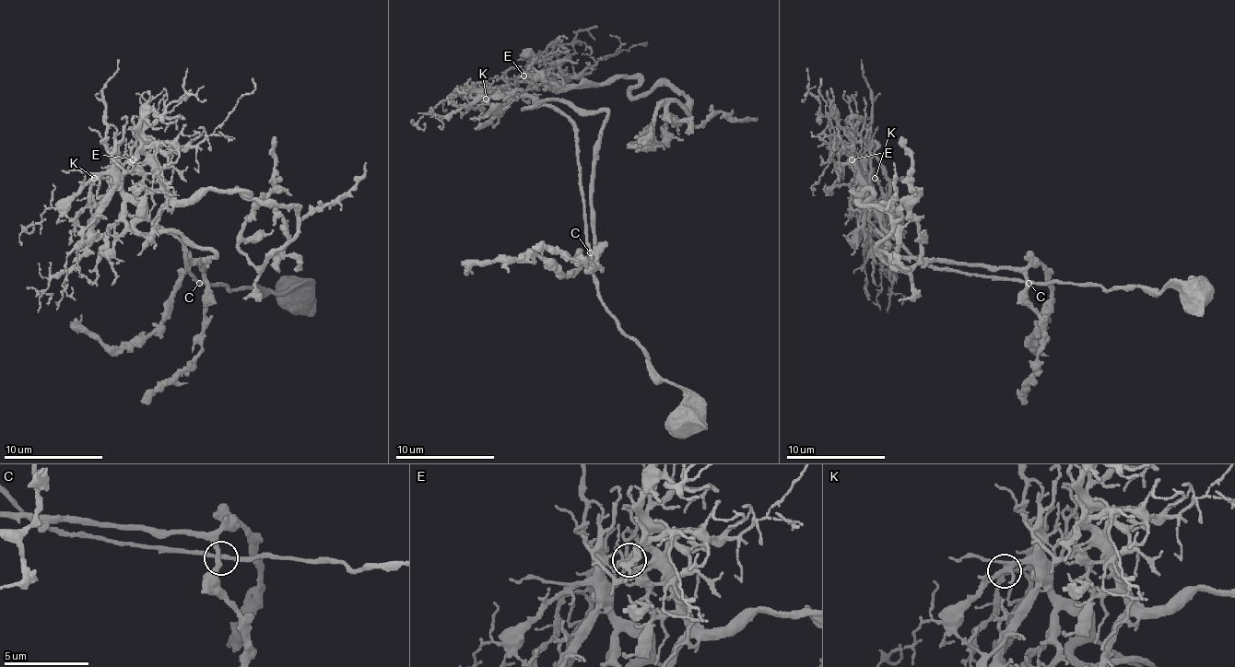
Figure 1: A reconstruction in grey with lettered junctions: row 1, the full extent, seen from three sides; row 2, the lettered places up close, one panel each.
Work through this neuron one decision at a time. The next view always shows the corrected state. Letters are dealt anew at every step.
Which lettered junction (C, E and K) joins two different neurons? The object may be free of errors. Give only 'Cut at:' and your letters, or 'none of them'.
Cut at: E

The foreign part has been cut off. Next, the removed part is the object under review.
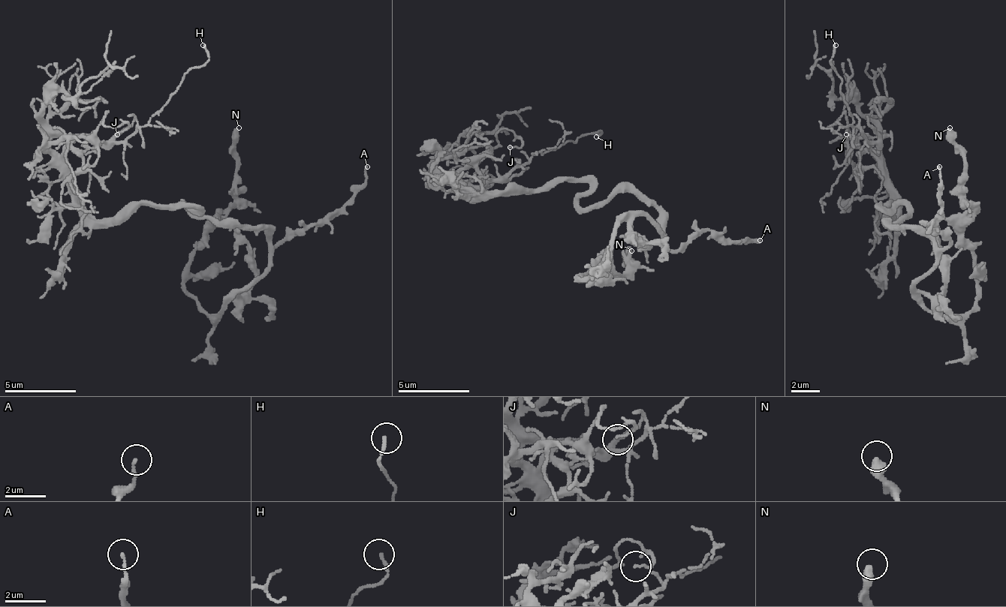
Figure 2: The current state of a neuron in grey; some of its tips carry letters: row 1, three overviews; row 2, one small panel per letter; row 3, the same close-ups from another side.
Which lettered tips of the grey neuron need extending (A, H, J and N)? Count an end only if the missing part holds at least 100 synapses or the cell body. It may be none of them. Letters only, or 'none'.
none

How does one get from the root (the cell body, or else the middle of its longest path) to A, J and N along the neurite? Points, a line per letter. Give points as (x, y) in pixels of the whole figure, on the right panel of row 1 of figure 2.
A: (900, 217), (889, 223), (921, 231), (939, 248), (950, 245), (932, 223), (939, 209), (939, 166)
J: (900, 217), (904, 205), (882, 209), (893, 205), (893, 220), (886, 170), (839, 116), (829, 127), (846, 134)
N: (900, 217), (889, 223), (935, 248), (914, 295), (964, 313), (975, 245), (950, 127)

